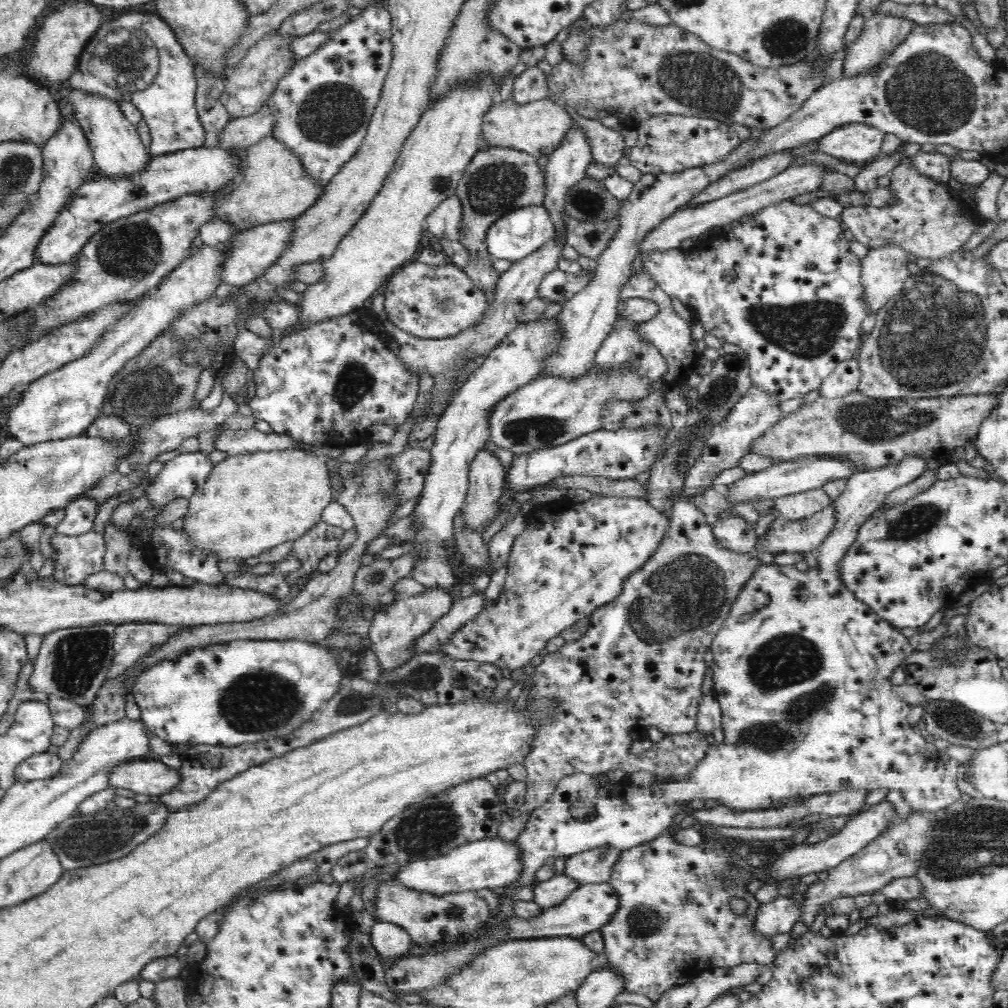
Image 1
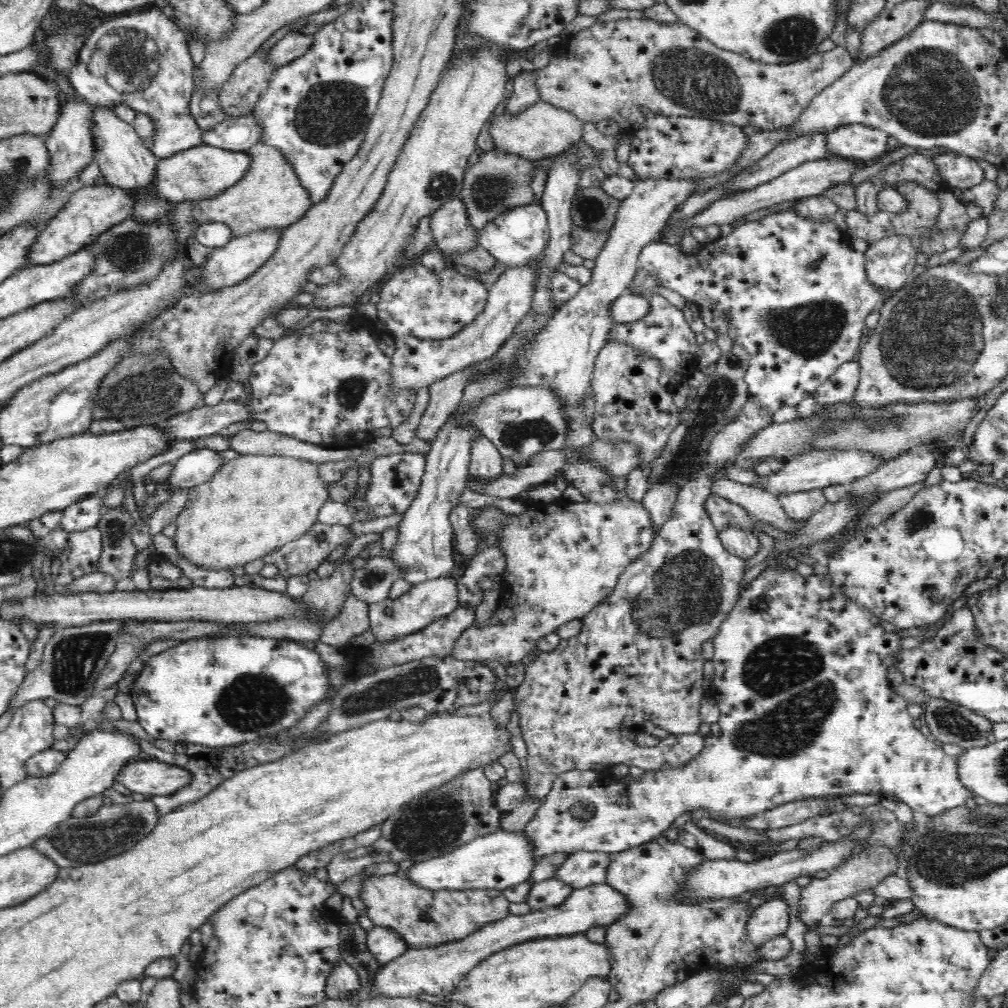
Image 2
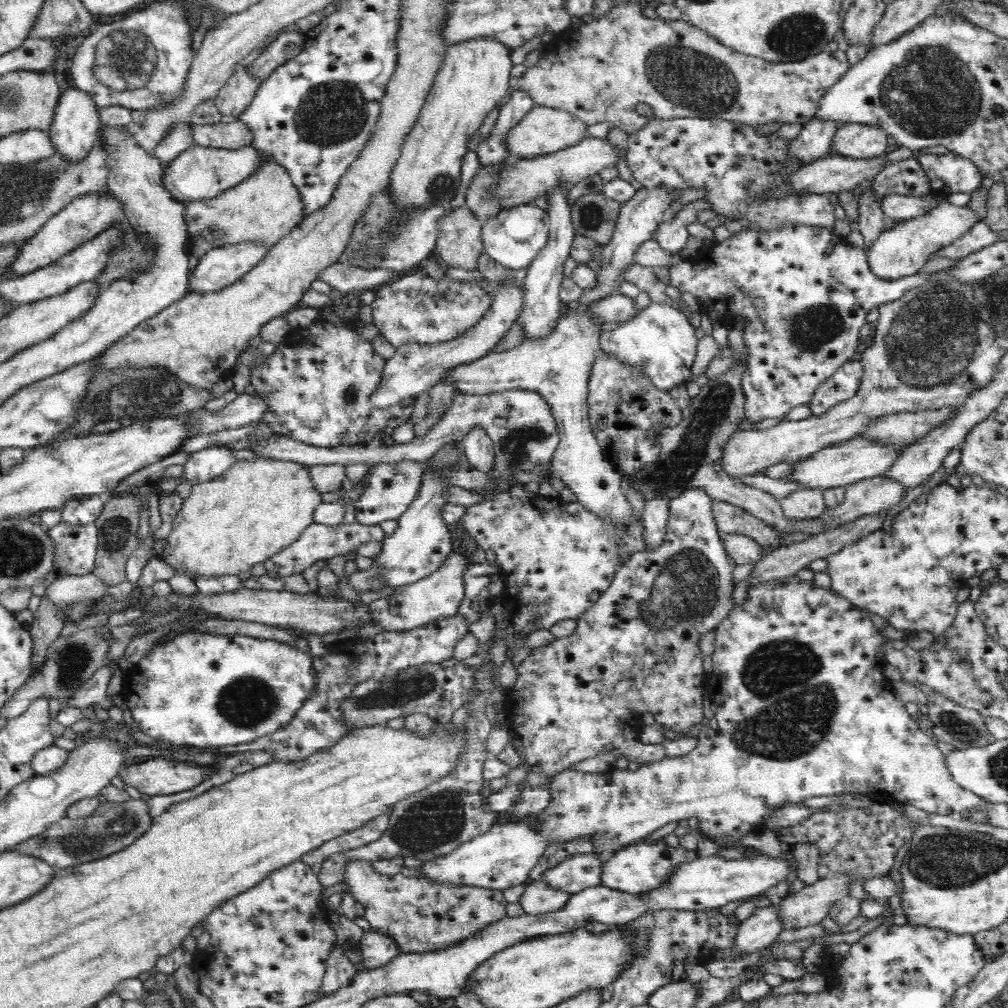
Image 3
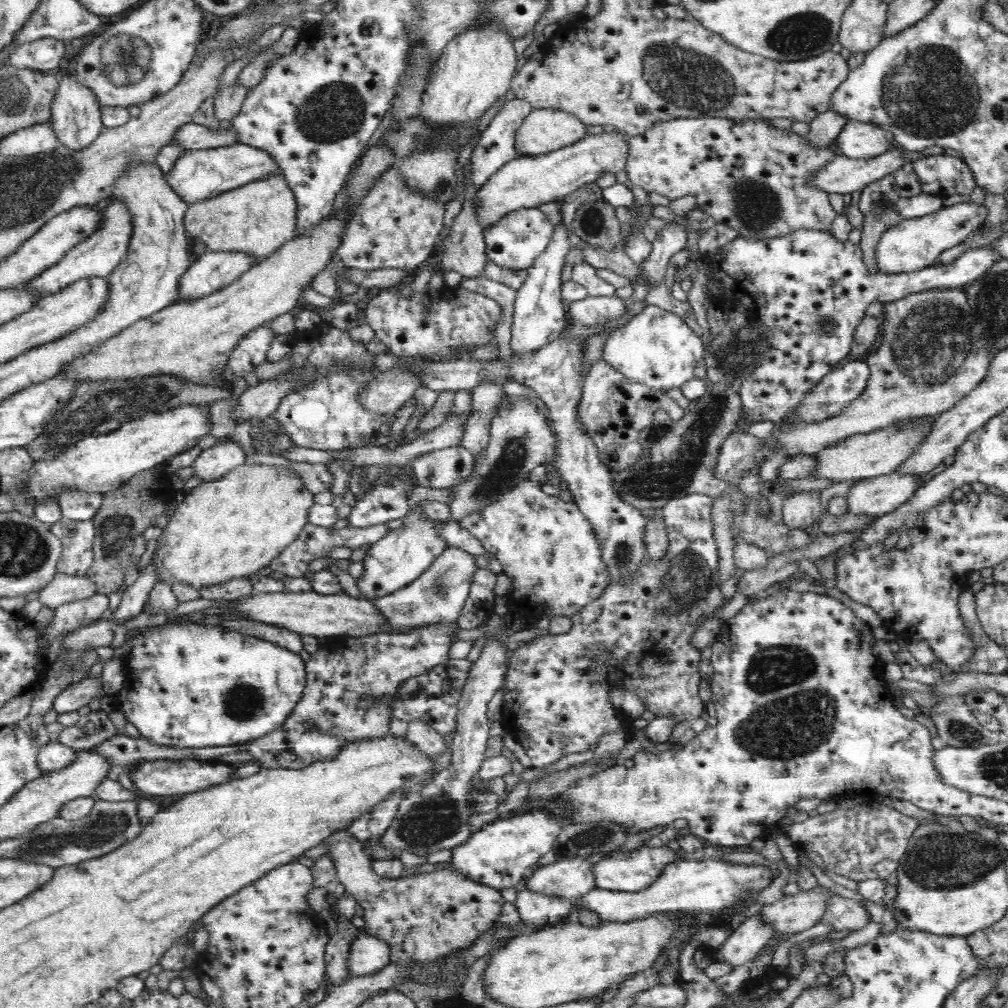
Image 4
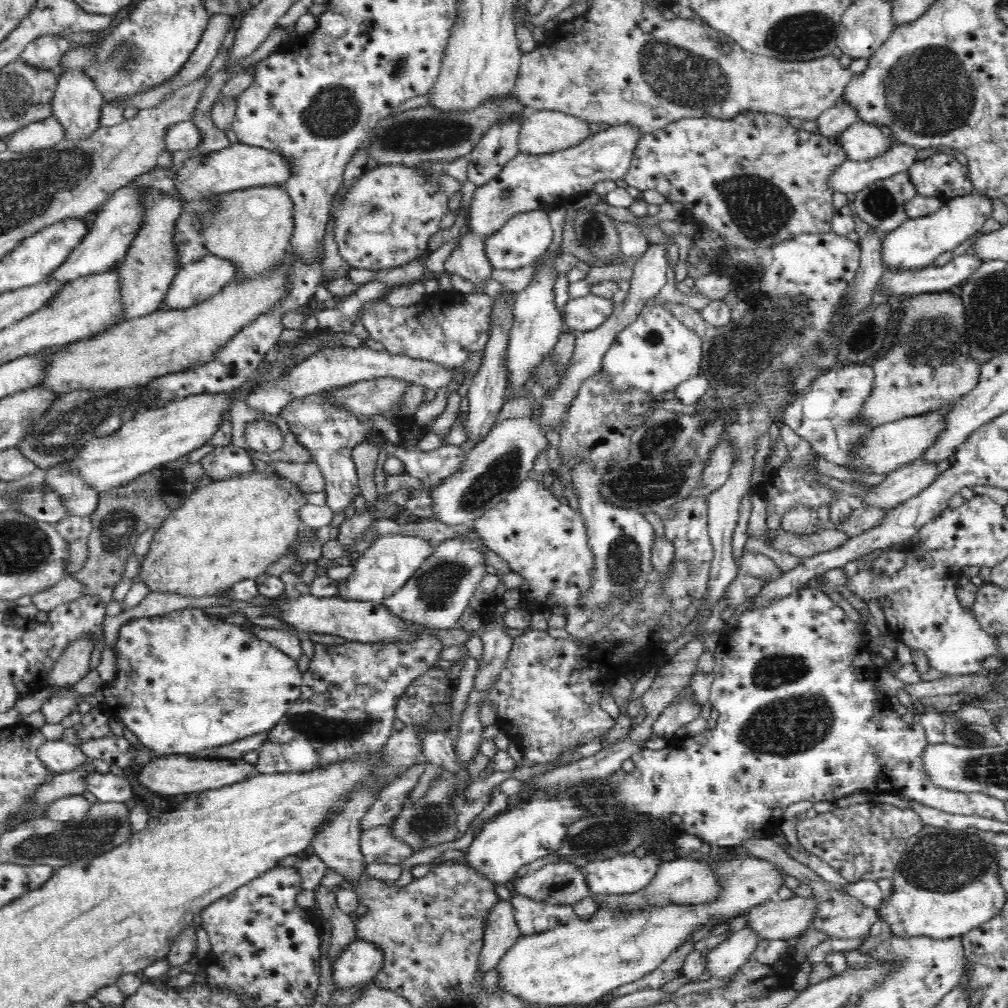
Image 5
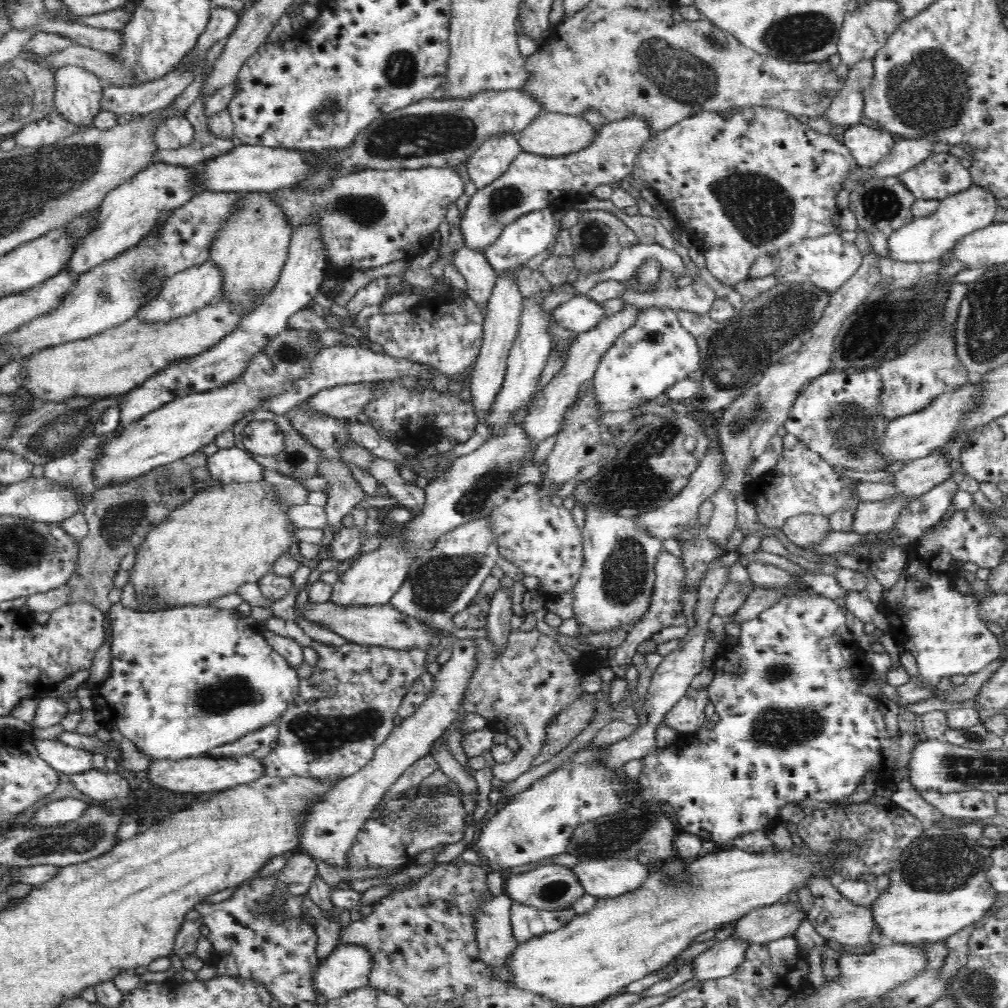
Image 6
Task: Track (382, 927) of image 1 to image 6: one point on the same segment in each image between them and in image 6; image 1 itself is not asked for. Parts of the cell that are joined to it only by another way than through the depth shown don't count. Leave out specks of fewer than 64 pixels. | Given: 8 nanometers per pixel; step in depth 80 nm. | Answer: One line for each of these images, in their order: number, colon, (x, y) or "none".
2: (386, 945)
3: (377, 949)
4: (368, 955)
5: (357, 964)
6: (346, 967)

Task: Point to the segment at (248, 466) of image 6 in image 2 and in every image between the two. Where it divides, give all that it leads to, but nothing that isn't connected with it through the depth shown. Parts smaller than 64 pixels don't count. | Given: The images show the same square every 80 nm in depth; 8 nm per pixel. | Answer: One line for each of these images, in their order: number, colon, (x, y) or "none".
2: (199, 466)
3: (204, 465)
4: (215, 462)
5: (223, 463)

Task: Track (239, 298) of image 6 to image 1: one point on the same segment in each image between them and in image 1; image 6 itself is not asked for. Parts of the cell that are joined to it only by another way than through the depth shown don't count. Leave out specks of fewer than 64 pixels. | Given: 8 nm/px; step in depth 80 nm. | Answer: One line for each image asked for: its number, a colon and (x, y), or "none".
1: (274, 188)
2: (269, 197)
3: (265, 208)
4: (257, 219)
5: (252, 228)

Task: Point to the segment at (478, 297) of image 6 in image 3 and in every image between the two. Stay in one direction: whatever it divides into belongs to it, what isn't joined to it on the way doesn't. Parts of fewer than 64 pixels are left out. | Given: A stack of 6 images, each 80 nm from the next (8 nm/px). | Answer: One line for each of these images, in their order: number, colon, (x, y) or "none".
3: (459, 245)
4: (464, 251)
5: (469, 261)

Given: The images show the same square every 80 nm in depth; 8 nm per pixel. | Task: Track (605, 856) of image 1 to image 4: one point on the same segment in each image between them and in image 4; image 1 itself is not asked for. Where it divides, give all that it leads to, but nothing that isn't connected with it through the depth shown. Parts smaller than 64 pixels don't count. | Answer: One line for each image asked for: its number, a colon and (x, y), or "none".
2: (582, 868)
3: (582, 871)
4: (571, 879)

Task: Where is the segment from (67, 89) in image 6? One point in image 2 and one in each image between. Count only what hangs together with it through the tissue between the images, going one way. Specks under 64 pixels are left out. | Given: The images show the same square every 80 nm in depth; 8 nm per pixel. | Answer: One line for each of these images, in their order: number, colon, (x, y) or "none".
2: (70, 143)
3: (76, 126)
4: (76, 112)
5: (77, 104)

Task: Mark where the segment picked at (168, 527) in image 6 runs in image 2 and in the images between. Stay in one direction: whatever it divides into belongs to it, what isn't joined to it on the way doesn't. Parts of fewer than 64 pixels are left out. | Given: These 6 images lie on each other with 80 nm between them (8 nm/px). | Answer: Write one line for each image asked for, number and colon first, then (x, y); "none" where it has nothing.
2: (254, 504)
3: (227, 526)
4: (230, 528)
5: (228, 531)

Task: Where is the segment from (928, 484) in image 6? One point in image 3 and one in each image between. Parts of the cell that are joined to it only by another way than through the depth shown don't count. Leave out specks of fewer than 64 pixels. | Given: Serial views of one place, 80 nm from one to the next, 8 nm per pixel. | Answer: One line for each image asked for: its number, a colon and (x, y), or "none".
3: (871, 496)
4: (877, 496)
5: (905, 482)

